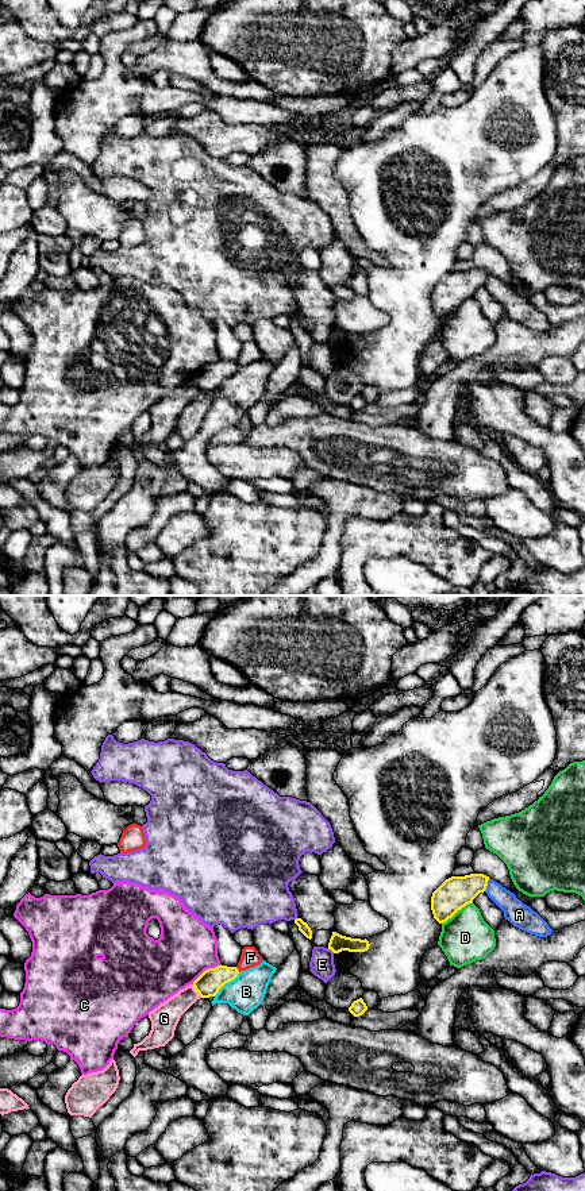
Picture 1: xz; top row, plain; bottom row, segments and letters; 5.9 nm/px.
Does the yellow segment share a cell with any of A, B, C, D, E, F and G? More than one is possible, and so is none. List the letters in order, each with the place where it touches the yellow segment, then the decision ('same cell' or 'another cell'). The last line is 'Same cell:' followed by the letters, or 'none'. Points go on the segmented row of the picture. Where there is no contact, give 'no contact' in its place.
A: xz (487, 885) | another cell
B: xz (226, 982) | another cell
C: xz (206, 970) | another cell
D: xz (457, 910) | another cell
E: xz (331, 949) | another cell
F: xz (237, 970) | another cell
G: xz (196, 990) | another cell
Same cell: none

